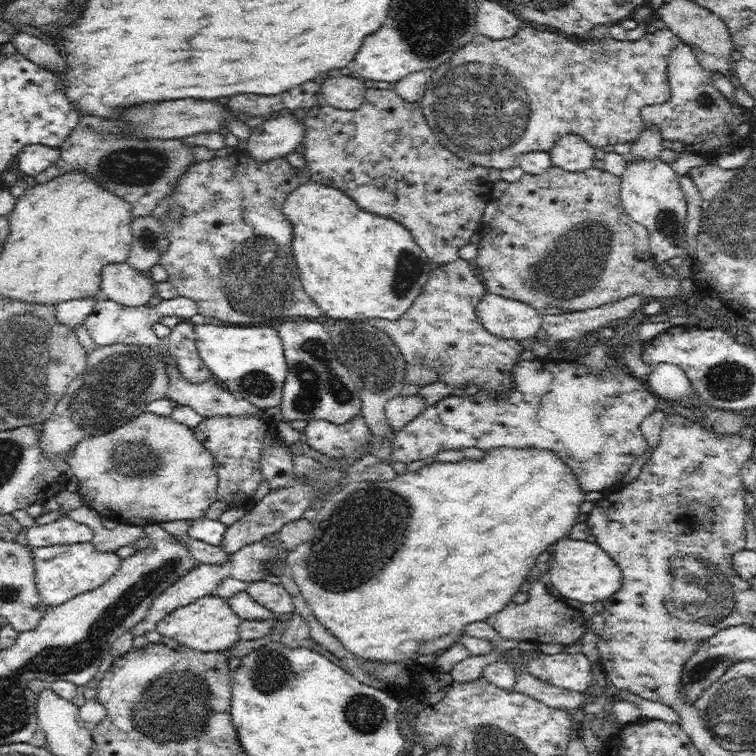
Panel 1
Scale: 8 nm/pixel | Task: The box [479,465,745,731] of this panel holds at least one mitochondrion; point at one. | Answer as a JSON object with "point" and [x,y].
{"point":[708,667]}

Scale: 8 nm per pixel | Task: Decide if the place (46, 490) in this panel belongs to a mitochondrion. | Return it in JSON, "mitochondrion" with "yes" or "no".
{"mitochondrion":"no"}

